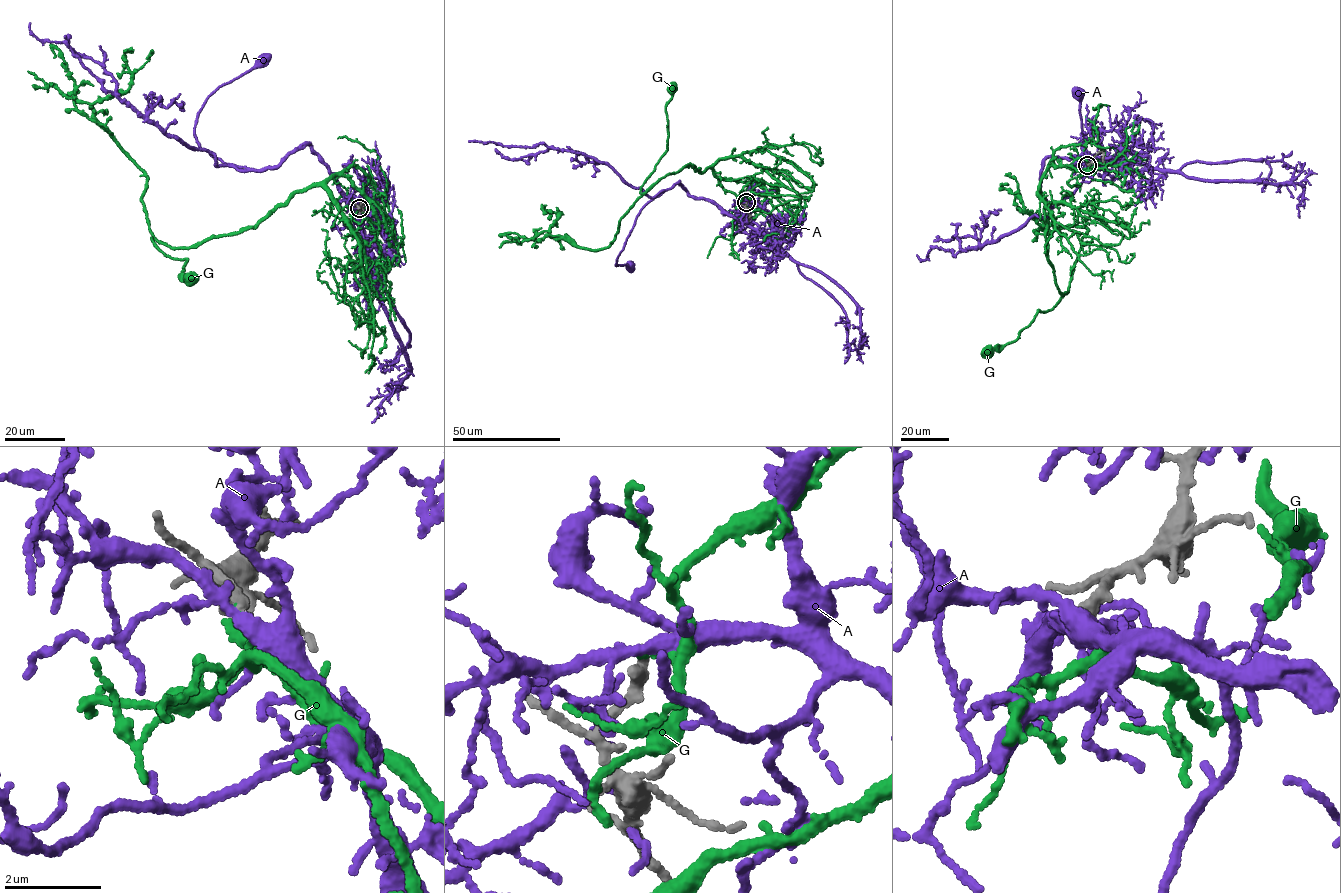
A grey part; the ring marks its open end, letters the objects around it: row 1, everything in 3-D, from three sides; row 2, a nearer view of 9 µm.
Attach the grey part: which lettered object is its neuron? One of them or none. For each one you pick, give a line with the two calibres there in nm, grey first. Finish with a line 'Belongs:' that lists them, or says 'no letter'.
Belongs: no letter

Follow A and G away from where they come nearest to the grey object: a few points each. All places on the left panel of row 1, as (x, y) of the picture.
A: (359, 208), (372, 247), (308, 144), (278, 165), (250, 170), (201, 149), (194, 127), (208, 96), (263, 62)
G: (359, 208), (377, 232), (368, 200), (335, 174), (239, 231), (178, 249), (151, 238), (192, 276)

